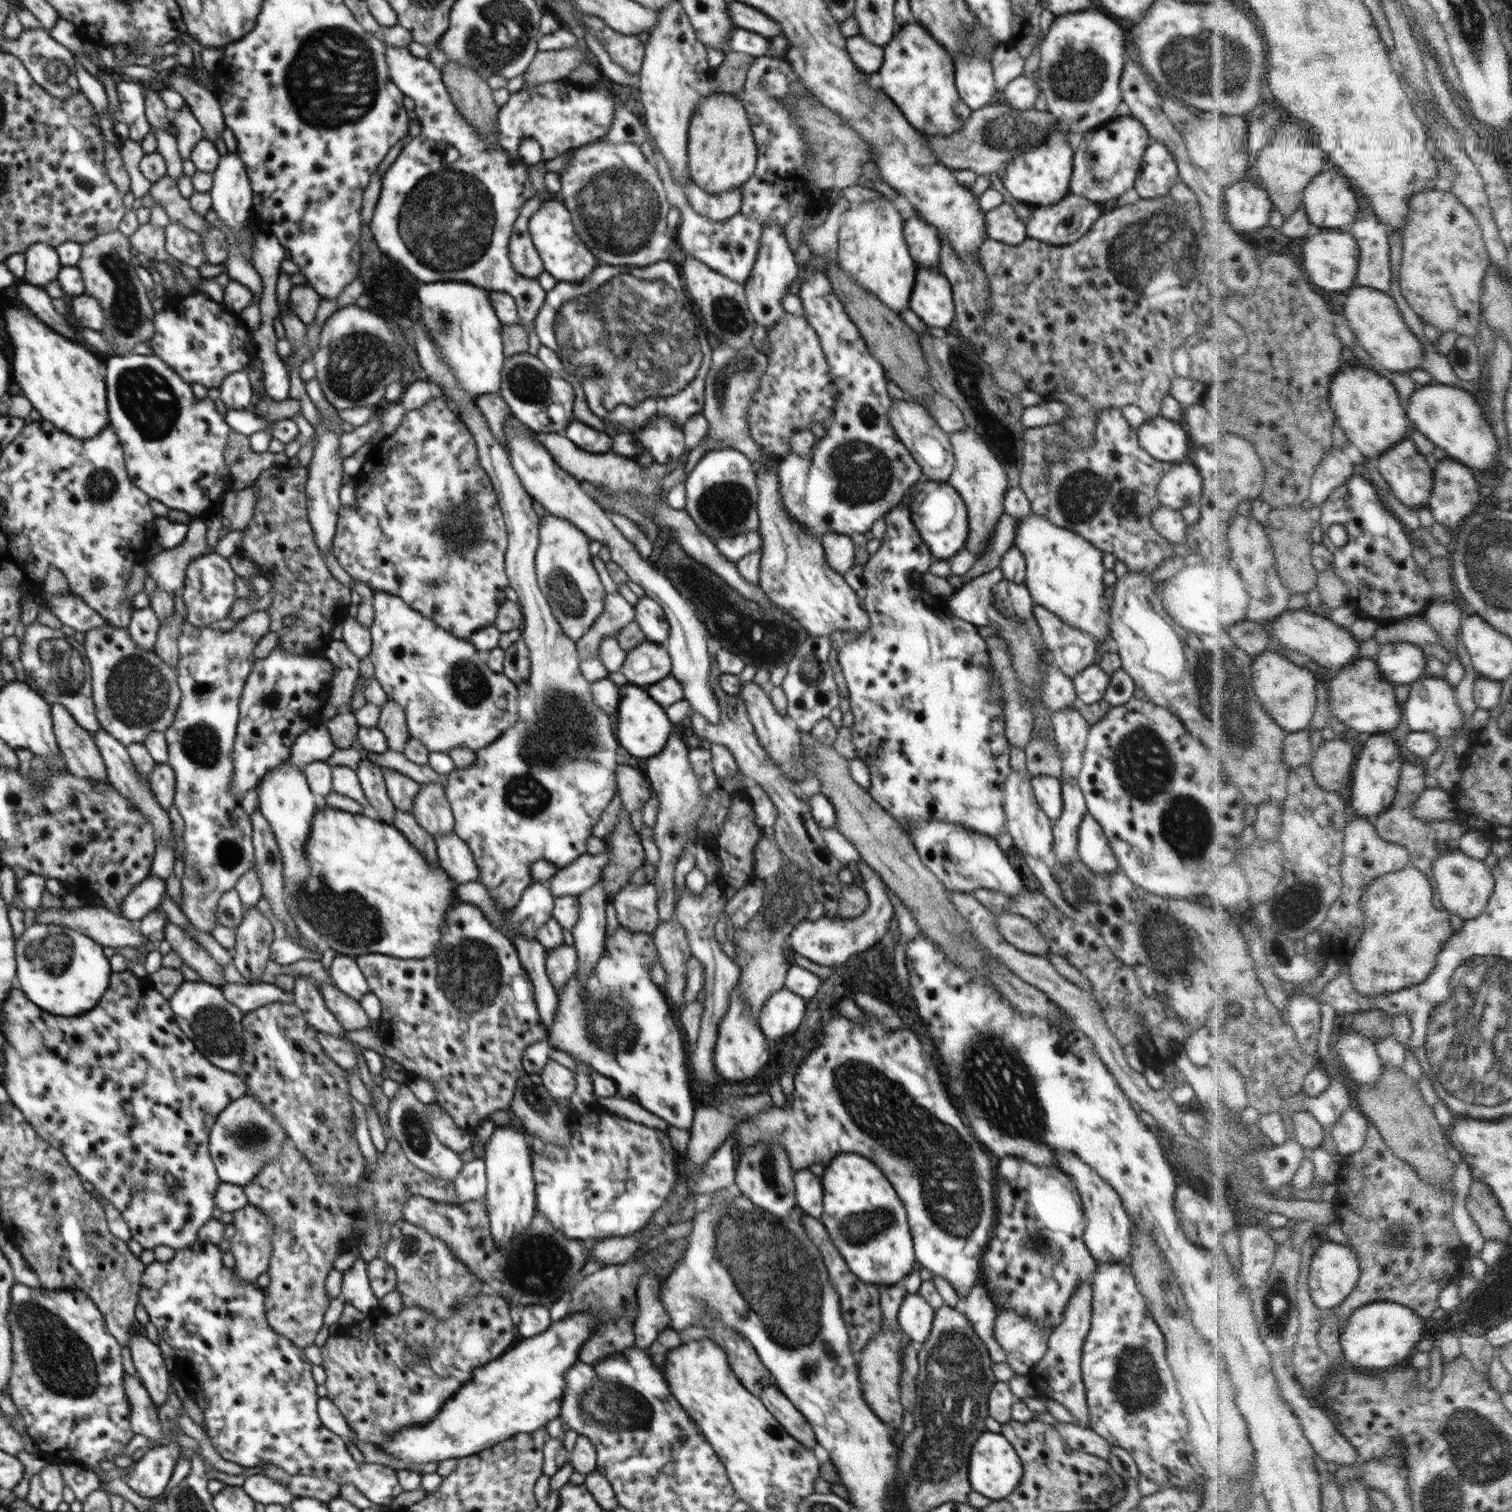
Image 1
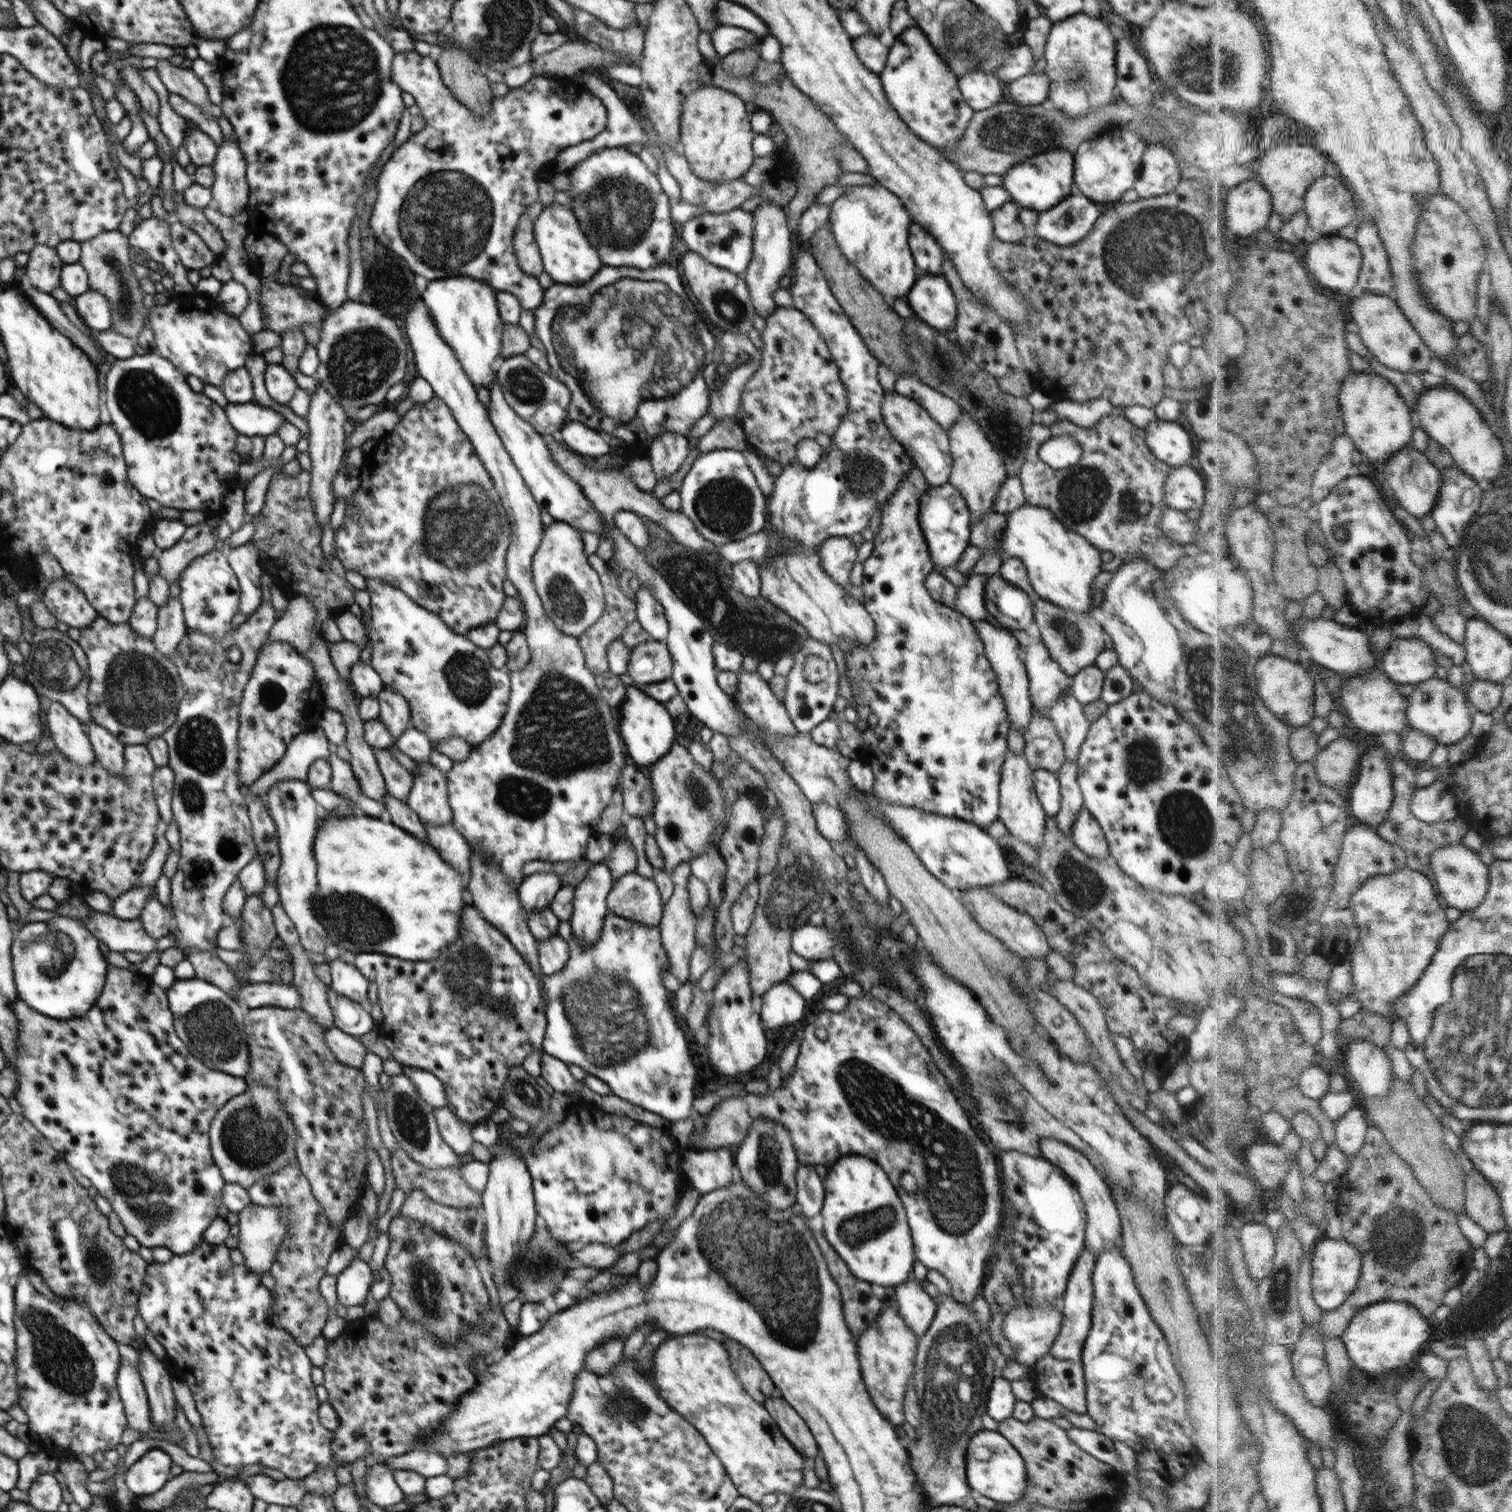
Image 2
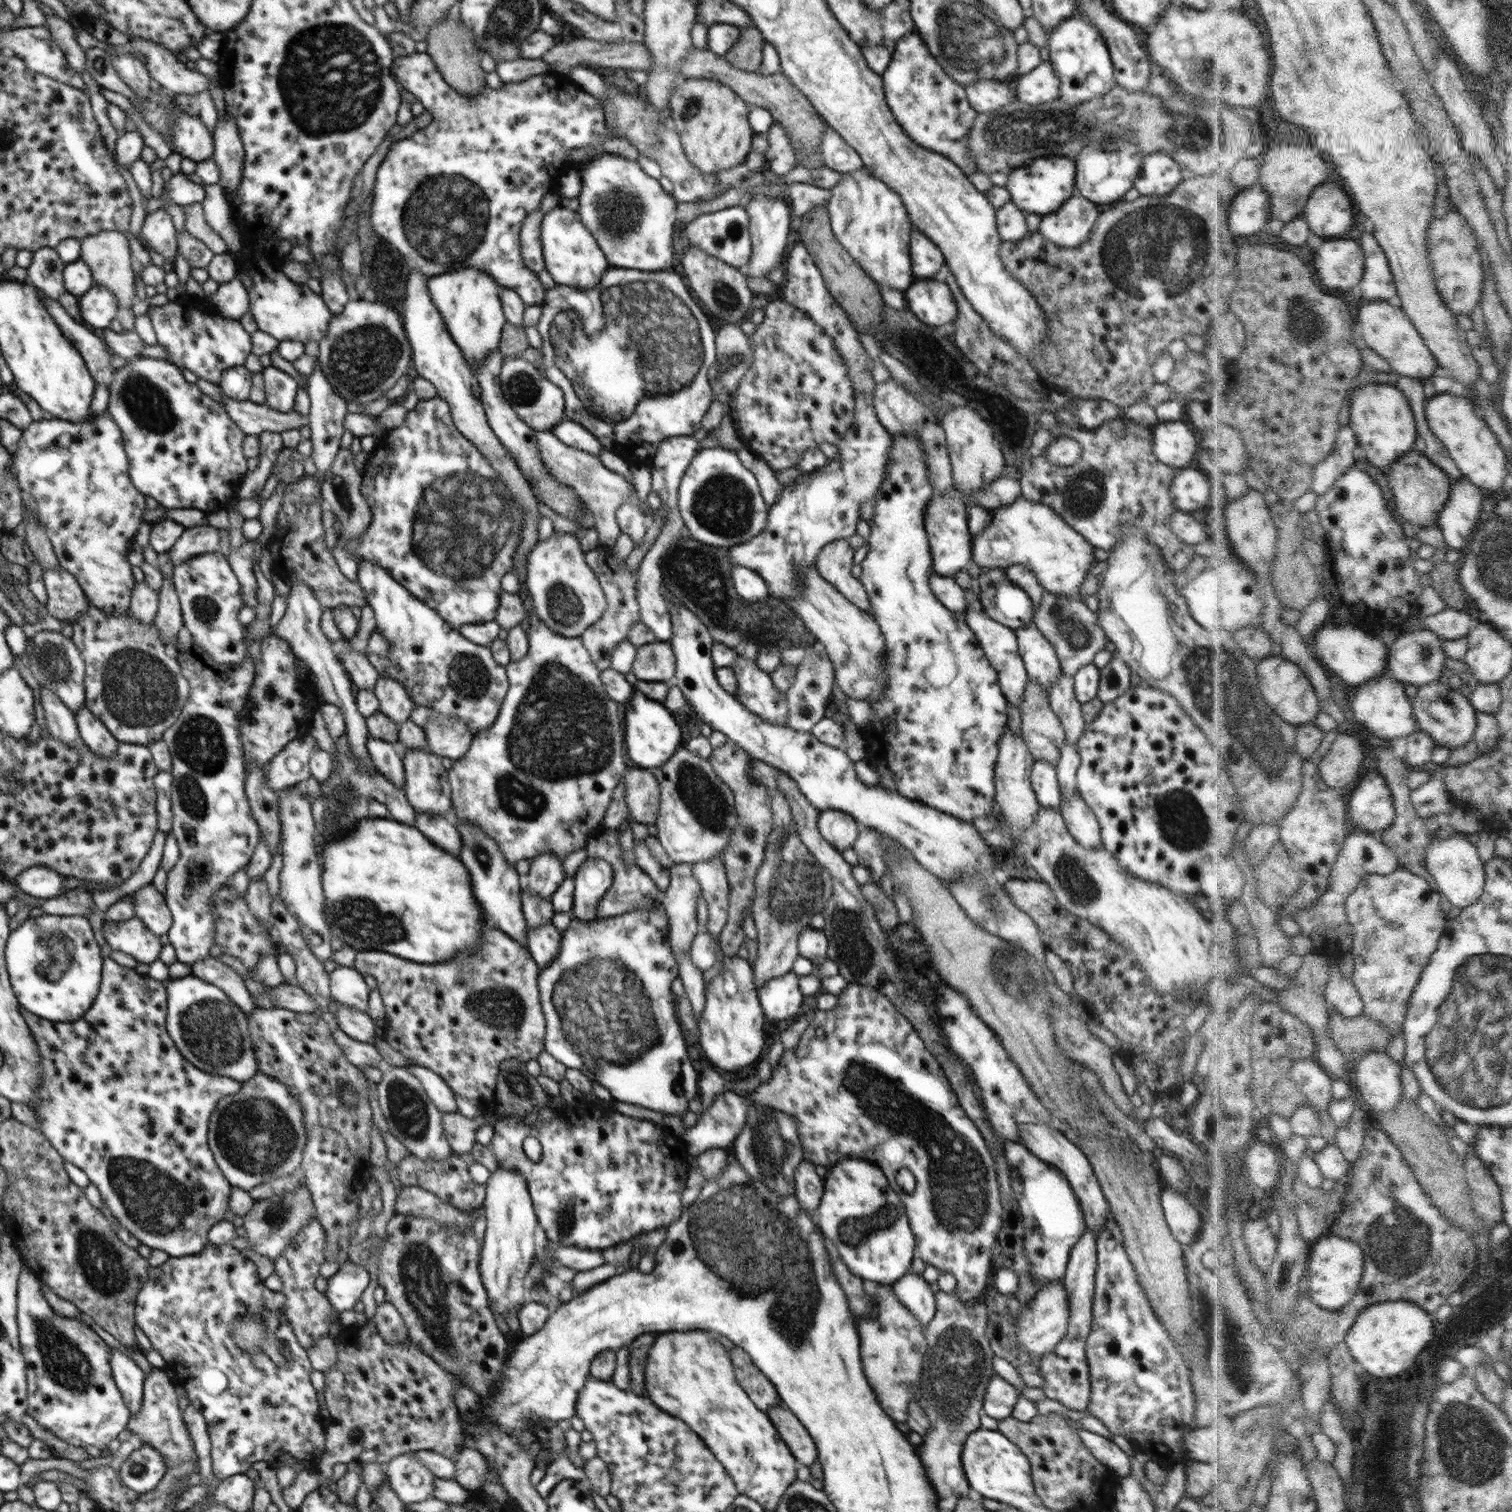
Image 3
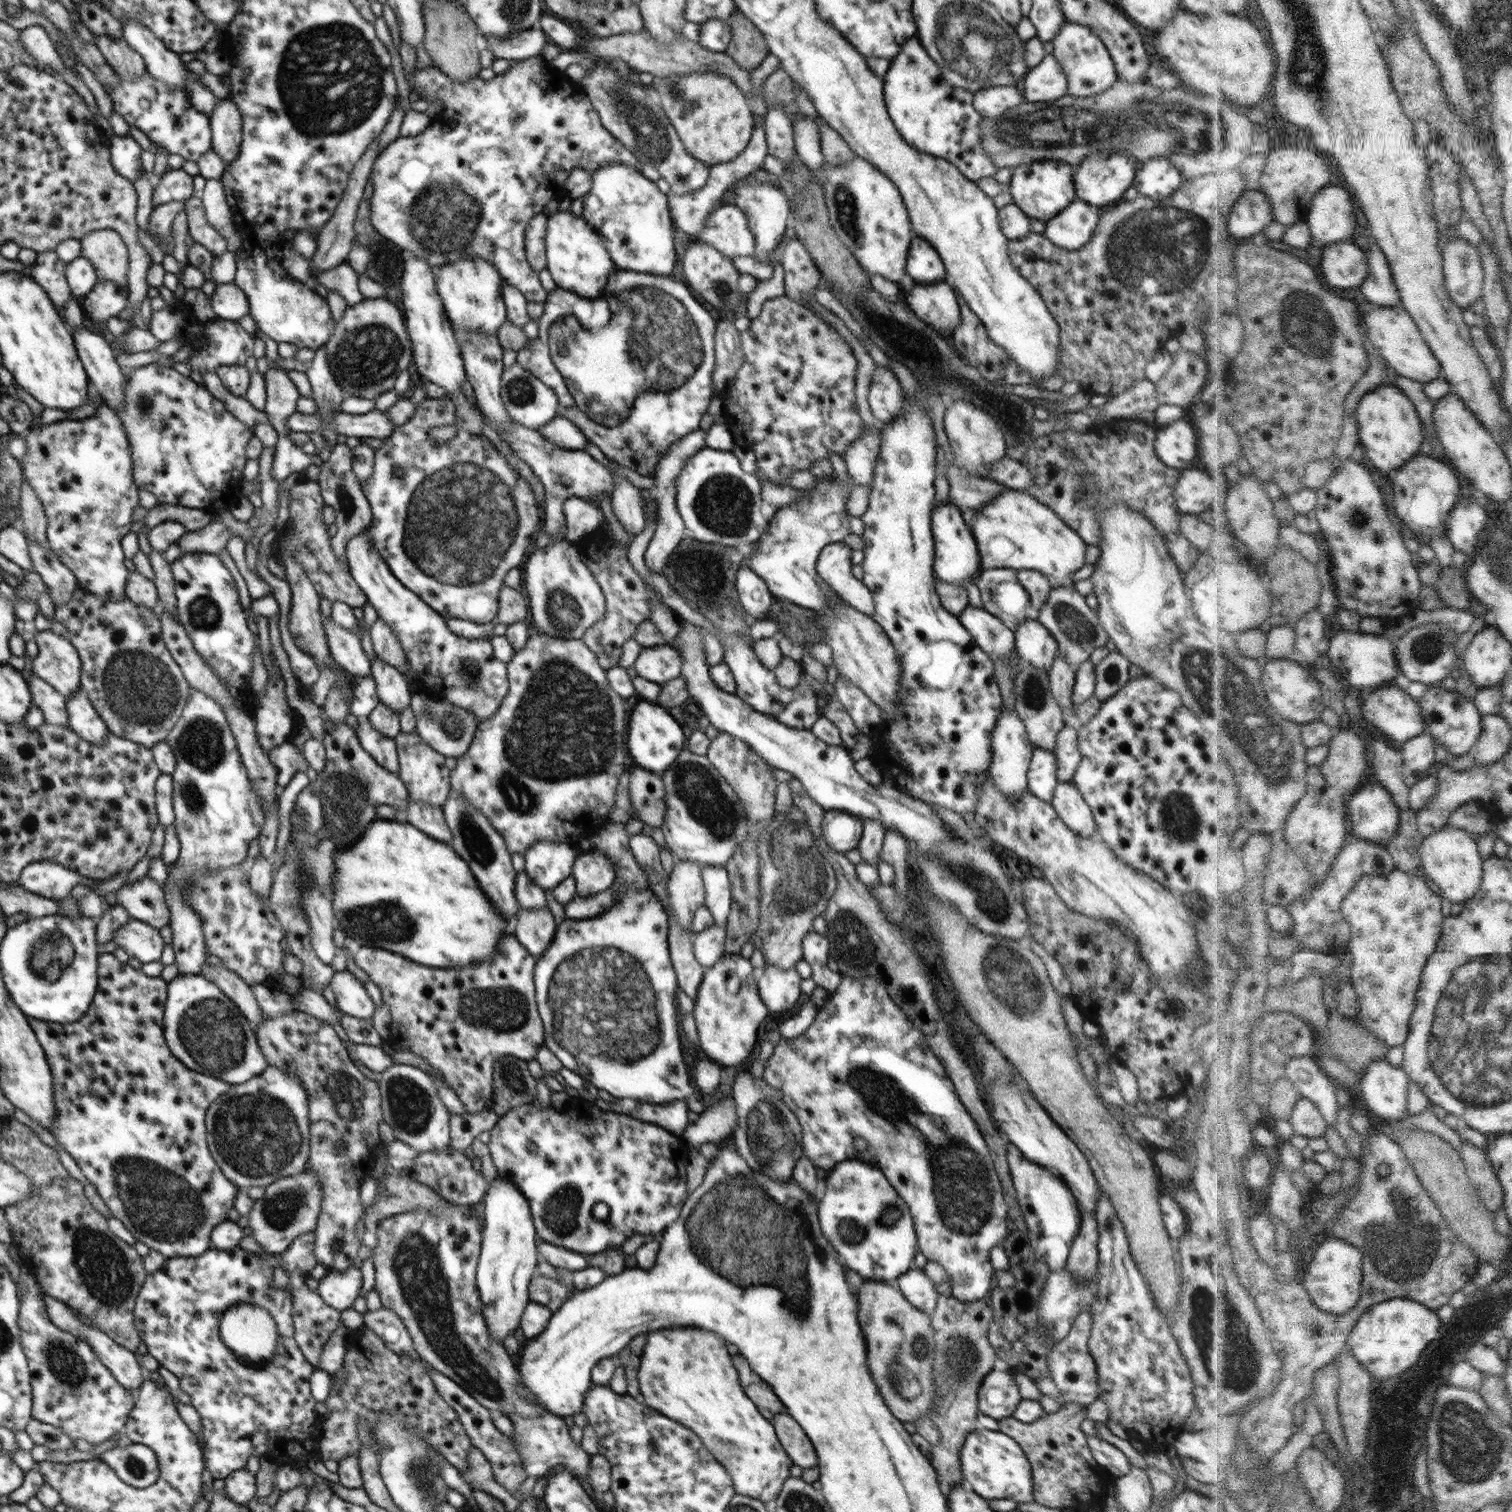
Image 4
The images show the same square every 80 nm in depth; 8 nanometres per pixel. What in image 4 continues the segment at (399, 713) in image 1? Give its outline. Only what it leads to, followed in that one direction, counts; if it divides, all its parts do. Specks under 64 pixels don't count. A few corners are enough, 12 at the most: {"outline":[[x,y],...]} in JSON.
{"outline":[[377,658],[371,669],[379,702],[398,714],[412,687],[400,670]]}

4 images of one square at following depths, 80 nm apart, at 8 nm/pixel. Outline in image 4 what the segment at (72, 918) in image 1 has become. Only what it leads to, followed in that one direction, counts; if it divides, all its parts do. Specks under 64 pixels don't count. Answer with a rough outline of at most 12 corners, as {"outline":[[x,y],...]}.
{"outline":[[138,919],[113,932],[118,948],[143,964],[160,961],[159,929]]}

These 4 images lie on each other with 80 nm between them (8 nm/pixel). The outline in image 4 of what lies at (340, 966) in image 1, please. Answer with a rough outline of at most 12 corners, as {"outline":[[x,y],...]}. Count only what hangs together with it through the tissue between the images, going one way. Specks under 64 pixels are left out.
{"outline":[[350,971],[329,982],[340,1012],[372,1019],[376,1005]]}

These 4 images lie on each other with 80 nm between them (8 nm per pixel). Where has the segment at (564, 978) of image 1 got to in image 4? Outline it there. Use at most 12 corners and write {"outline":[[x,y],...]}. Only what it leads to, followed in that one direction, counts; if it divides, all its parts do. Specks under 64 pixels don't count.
{"outline":[[518,908],[512,934],[538,960],[557,925],[548,908]]}

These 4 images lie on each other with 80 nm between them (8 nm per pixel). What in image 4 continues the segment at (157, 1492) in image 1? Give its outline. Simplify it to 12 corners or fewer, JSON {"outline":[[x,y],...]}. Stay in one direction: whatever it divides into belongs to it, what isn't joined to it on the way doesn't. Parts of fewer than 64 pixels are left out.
{"outline":[[116,1444],[100,1463],[125,1486],[158,1480],[157,1456],[146,1445]]}

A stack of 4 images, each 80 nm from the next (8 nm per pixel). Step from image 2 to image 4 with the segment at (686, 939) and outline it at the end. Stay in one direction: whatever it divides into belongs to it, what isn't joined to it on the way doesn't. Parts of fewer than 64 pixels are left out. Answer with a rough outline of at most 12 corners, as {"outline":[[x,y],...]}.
{"outline":[[677,860],[666,883],[678,924],[705,905],[700,862]]}

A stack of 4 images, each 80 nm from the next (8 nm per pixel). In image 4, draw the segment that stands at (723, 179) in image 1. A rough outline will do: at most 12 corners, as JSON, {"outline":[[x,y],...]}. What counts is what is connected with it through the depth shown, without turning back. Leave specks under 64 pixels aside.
{"outline":[[688,69],[653,93],[709,168],[748,146],[754,114],[731,78]]}

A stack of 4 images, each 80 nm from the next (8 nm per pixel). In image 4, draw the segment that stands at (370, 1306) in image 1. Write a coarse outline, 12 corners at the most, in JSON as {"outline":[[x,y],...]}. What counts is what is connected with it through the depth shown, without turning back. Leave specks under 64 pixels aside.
{"outline":[[357,1267],[329,1272],[316,1289],[327,1306],[345,1311],[362,1290]]}

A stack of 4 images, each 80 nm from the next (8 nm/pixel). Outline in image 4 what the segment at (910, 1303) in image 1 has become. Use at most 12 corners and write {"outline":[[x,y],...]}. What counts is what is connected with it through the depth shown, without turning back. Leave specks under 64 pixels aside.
{"outline":[[913,1267],[895,1283],[901,1294],[926,1316],[939,1297],[938,1284]]}

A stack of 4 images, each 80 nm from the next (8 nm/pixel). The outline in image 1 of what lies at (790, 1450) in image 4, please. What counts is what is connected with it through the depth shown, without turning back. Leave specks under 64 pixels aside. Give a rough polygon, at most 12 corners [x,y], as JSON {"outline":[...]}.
{"outline":[[772,1383],[759,1394],[763,1405],[805,1447],[815,1432],[804,1415]]}

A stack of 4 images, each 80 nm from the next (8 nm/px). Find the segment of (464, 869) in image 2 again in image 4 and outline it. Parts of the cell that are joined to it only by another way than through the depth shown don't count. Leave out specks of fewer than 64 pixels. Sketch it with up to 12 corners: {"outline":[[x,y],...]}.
{"outline":[[406,800],[407,822],[432,839],[452,843],[443,810]]}

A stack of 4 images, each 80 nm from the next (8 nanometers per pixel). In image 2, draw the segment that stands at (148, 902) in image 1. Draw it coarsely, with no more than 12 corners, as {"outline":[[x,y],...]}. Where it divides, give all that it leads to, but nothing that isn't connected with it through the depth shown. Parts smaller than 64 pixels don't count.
{"outline":[[155,884],[138,885],[111,904],[111,914],[136,920]]}

